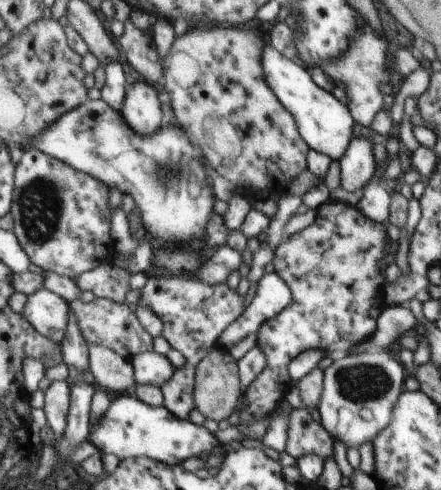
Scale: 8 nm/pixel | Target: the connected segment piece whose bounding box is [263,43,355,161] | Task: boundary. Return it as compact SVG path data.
M264 43L263 66L268 83L282 103L290 109L297 121L301 136L310 148L340 161L345 156L349 142L354 136L355 122L347 105L337 100L331 92L319 88L313 82L309 68L301 68L270 44Z

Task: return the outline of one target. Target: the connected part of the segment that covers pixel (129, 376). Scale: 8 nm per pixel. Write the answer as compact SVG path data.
M103 345L89 346L90 370L97 386L116 397L137 384L134 366L123 355Z

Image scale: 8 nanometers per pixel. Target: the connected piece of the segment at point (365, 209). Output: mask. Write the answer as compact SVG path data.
M375 176L370 178L356 207L372 221L383 223L388 220L390 196L378 180Z

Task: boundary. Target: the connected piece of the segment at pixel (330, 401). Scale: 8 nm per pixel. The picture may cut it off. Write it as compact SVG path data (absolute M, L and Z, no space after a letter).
M377 349L364 353L348 352L346 354L346 357L333 361L330 366L325 369L324 373L324 391L322 392L320 403L317 406L321 416L320 422L322 423L322 425L327 429L327 432L330 432L334 436L335 440L345 443L347 445L347 448L357 449L359 448L359 446L361 446L361 444L365 444L365 442L372 442L372 440L375 438L375 435L377 435L380 430L383 430L383 428L385 428L385 426L390 423L392 406L395 404L397 397L404 390L404 379L406 377L404 368L401 366L401 364L397 363L393 358L391 358L391 356L389 356L386 349Z

